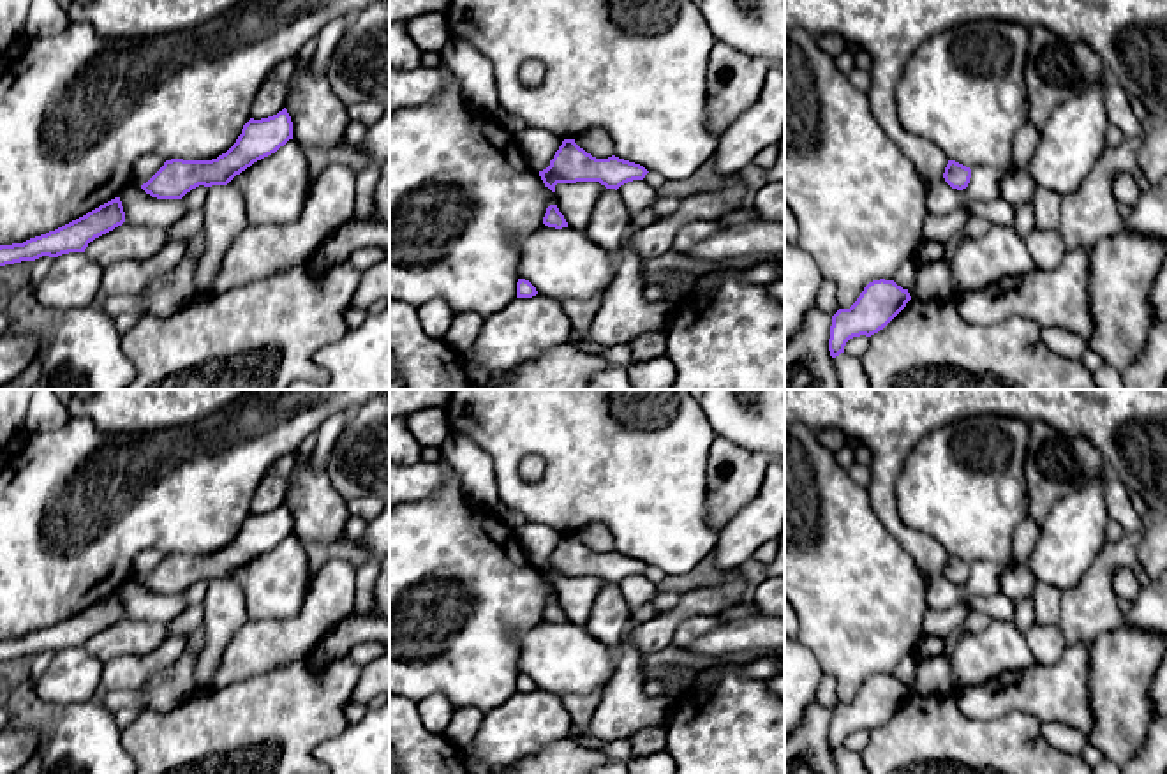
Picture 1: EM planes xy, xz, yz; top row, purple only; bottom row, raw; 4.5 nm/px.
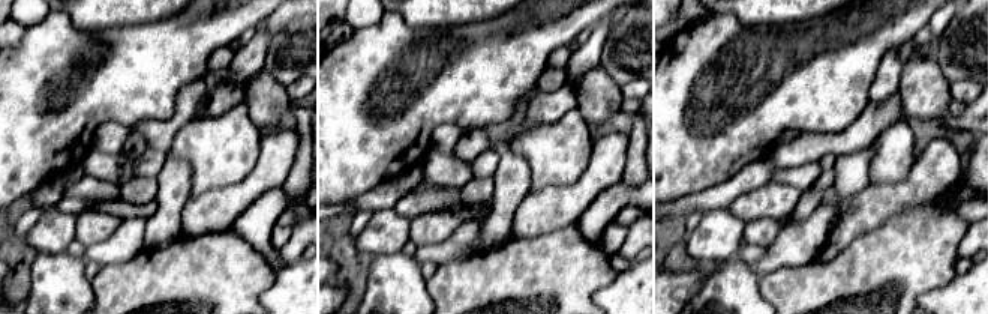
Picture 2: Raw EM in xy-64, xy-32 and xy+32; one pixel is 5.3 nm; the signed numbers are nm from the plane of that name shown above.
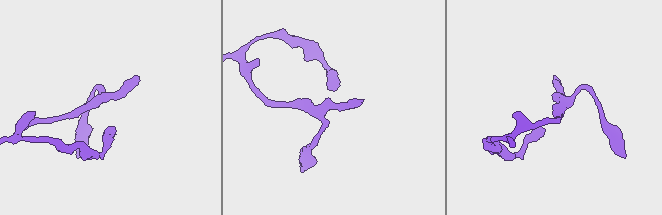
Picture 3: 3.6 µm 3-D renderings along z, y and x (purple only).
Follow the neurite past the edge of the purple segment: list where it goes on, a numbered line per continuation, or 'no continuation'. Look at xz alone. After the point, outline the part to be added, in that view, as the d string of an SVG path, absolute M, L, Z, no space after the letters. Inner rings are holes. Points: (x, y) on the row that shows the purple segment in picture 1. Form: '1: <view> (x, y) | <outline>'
no continuation

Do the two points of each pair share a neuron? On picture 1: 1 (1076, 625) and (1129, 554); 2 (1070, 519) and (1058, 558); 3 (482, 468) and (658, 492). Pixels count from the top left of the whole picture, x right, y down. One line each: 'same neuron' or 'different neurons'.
1: same neuron
2: same neuron
3: different neurons

